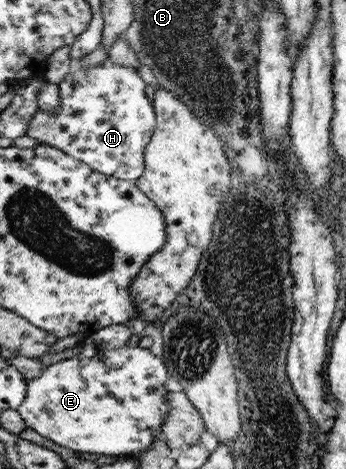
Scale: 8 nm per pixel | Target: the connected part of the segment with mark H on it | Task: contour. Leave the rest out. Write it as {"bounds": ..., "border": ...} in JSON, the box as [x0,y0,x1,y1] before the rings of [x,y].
{"bounds":[25,60,157,182],"border":[[[74,60],[66,78],[58,85],[61,98],[58,111],[52,115],[38,108],[25,135],[60,148],[99,173],[136,182],[145,172],[145,149],[148,148],[152,133],[156,132],[154,128],[157,128],[154,108],[144,94],[146,84],[142,82],[137,71],[113,63],[110,67],[100,65],[82,68],[79,60]]]}

